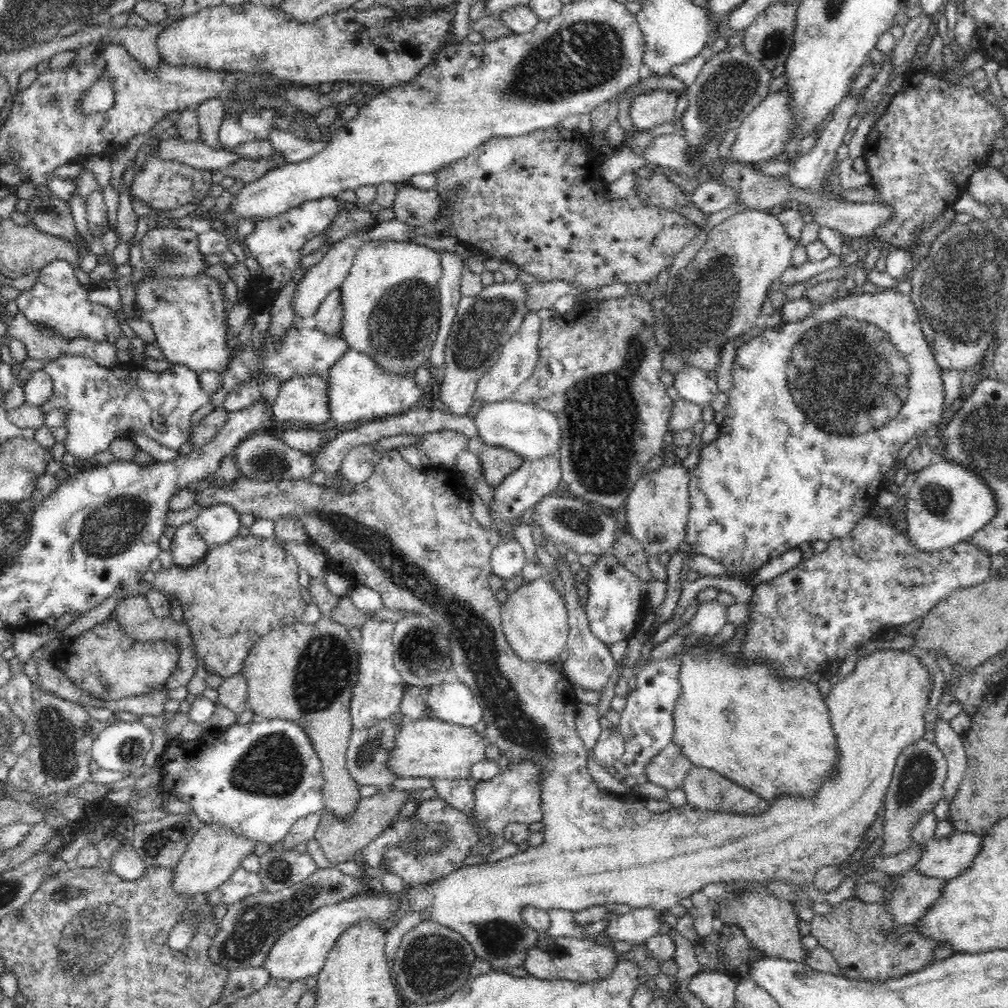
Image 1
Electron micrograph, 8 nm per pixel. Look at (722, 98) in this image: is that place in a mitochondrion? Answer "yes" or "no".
yes

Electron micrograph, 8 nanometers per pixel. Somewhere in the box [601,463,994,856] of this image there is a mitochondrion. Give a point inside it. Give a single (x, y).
(915, 777)

